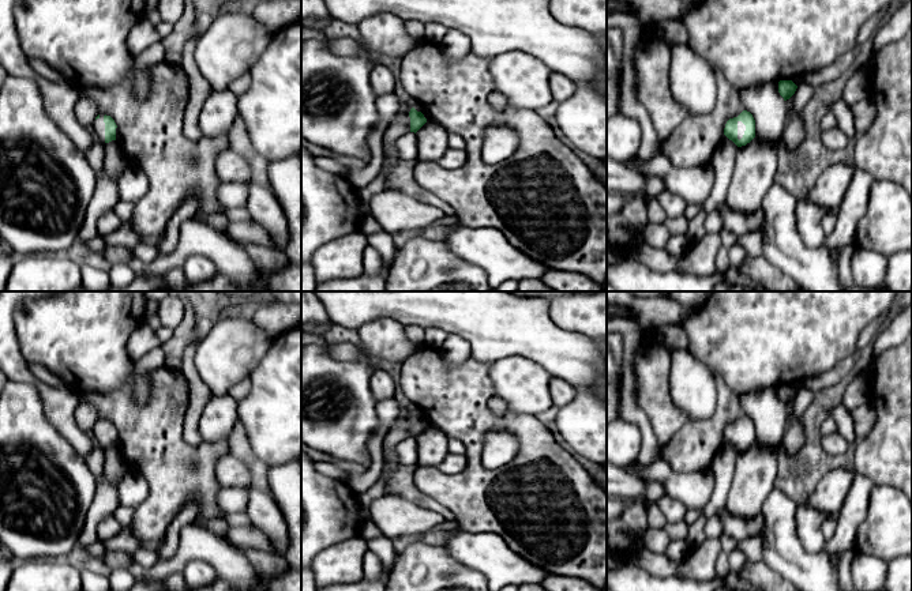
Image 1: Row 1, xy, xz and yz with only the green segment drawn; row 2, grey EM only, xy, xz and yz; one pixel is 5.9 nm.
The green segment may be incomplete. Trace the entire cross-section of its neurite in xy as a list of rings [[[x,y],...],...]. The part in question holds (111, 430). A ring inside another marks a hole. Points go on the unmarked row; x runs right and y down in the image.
[[[98,419],[91,429],[91,437],[98,449],[119,444],[119,433],[115,425],[106,419]]]

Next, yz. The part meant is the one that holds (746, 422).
[[[743,415],[738,422],[729,424],[724,430],[723,445],[732,445],[738,452],[746,451],[755,443],[755,425]]]

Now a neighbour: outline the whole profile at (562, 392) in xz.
[[[552,377],[549,380],[549,394],[553,404],[563,407],[574,399],[575,388],[562,379]]]

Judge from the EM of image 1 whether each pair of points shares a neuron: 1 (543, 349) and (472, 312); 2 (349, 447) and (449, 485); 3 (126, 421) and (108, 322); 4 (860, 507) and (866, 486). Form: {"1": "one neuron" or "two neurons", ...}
{"1": "one neuron", "2": "two neurons", "3": "two neurons", "4": "one neuron"}

